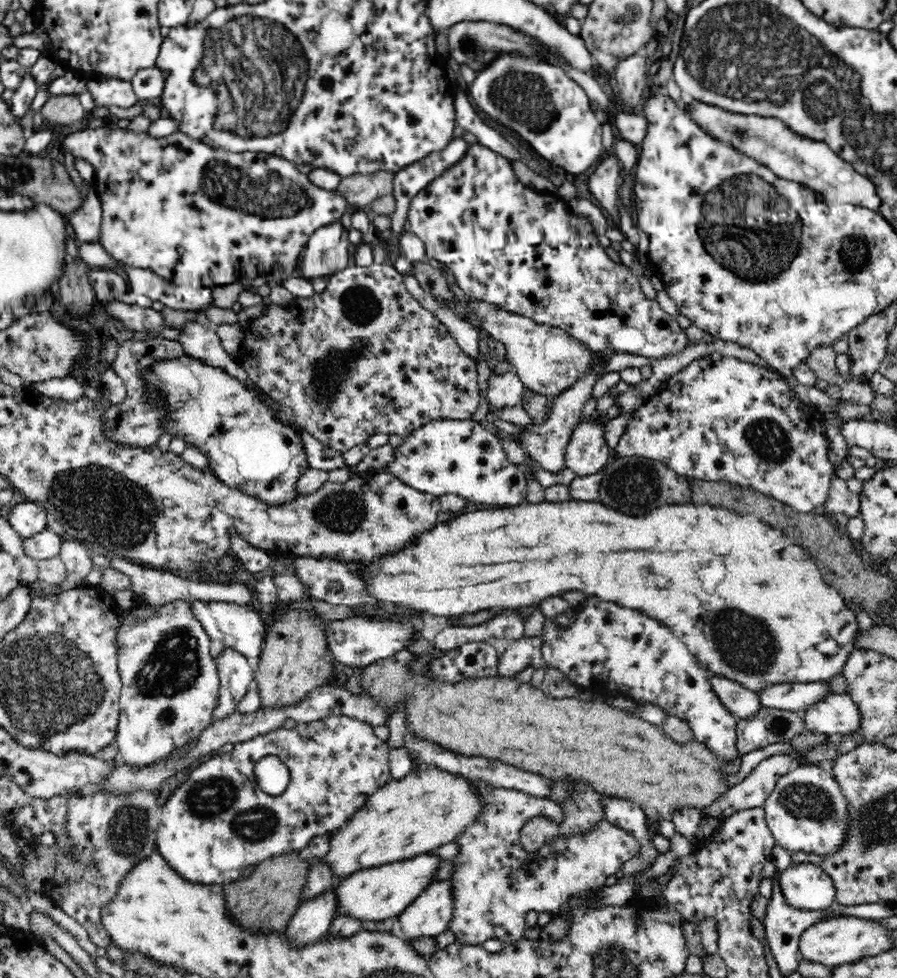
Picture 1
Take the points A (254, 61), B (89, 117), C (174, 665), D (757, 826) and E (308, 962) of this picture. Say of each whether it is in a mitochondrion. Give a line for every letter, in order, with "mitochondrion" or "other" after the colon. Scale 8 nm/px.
A: mitochondrion
B: other
C: mitochondrion
D: other
E: other

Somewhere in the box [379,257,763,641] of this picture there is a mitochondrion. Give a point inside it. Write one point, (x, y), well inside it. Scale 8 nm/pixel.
(640, 486)

